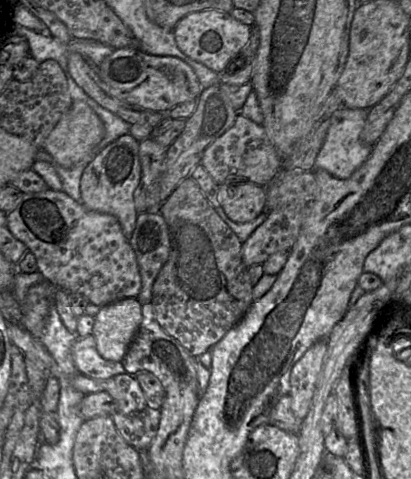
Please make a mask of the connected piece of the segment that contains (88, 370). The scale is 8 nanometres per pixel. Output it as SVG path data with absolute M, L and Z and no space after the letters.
M93 335L76 338L72 359L79 373L94 379L108 379L120 372L119 365L99 354Z

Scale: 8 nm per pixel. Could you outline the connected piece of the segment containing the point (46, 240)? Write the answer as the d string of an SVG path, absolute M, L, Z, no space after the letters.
M49 188L37 193L23 193L16 208L7 213L7 225L13 236L35 255L38 272L61 290L81 294L89 303L98 306L138 296L141 275L137 258L115 216L89 210L81 201L73 200L63 191Z

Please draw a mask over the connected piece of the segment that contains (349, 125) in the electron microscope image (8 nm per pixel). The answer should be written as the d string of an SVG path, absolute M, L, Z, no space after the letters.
M345 107L334 113L323 145L316 157L315 167L317 169L324 169L338 179L347 179L368 159L373 147L362 140L367 113L368 110L365 108Z

